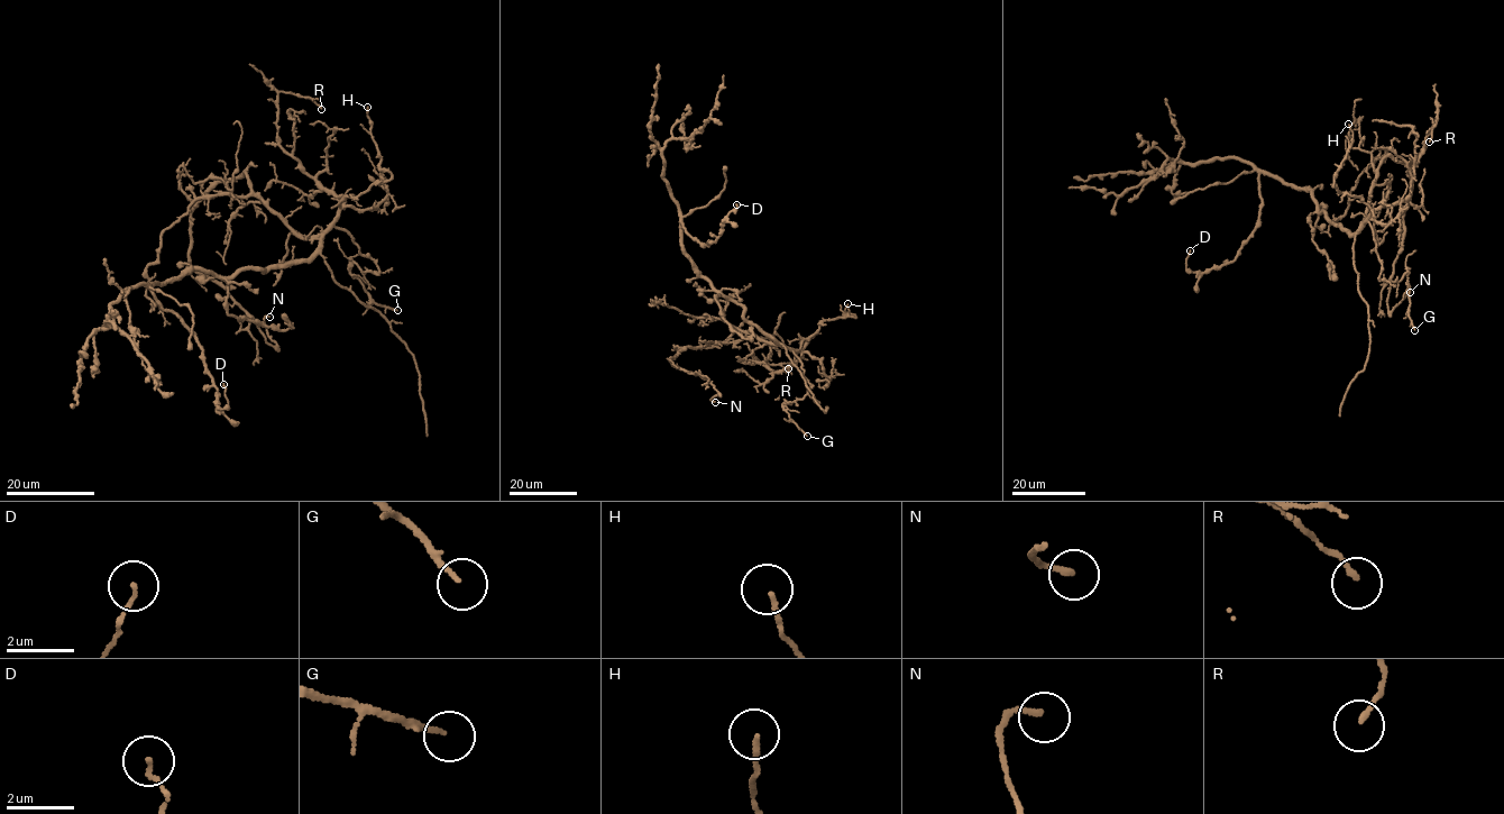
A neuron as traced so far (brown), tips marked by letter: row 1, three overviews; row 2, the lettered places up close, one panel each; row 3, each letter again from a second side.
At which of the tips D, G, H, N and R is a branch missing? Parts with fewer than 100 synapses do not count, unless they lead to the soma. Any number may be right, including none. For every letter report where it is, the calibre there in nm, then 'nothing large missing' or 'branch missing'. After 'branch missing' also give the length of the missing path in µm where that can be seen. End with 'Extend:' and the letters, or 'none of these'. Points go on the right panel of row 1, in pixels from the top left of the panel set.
D: place (1190, 250); calibre 110 nm; nothing large missing
G: place (1414, 330); calibre 140 nm; nothing large missing
H: place (1348, 124); calibre 130 nm; nothing large missing
N: place (1410, 292); calibre 180 nm; nothing large missing
R: place (1429, 142); calibre 150 nm; nothing large missing
Extend: none of these

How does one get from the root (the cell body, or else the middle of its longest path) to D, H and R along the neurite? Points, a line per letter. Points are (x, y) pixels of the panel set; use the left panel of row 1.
D: (278, 265), (223, 277), (198, 268), (150, 285), (155, 301), (193, 336), (218, 409), (228, 404), (223, 384)
H: (278, 265), (306, 261), (338, 215), (338, 203), (391, 177), (379, 166), (367, 107)
R: (278, 265), (306, 261), (342, 204), (341, 197), (320, 189), (278, 143), (281, 92), (311, 98), (321, 109)

